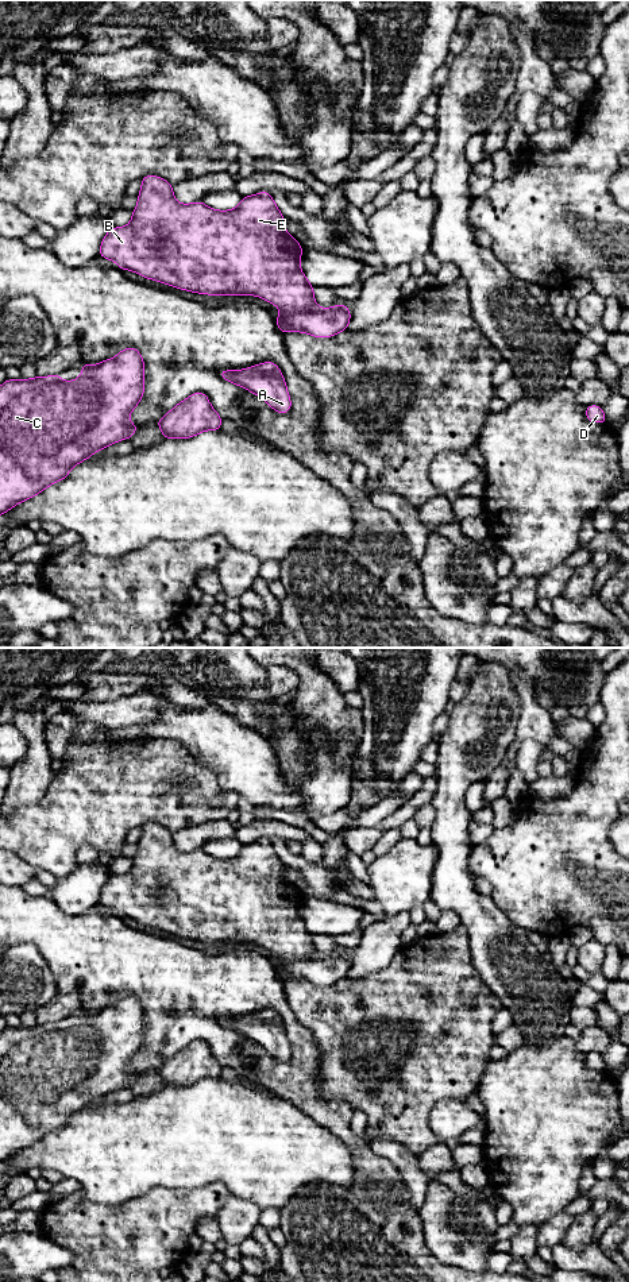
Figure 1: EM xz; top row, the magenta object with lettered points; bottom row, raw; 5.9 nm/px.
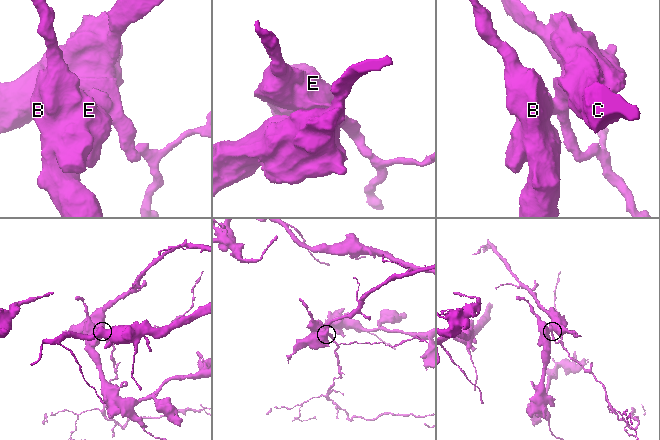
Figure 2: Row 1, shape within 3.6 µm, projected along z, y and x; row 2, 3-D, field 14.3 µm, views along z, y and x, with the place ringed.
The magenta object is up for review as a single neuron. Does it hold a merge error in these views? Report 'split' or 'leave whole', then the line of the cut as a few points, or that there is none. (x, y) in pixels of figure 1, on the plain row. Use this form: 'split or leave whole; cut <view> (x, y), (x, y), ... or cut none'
split; cut xz (317, 954), (309, 958), (282, 960)

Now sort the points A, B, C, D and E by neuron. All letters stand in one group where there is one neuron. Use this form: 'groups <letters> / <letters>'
groups A C D / B E

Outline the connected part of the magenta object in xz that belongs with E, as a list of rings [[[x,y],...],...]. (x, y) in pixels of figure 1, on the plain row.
[[[157,823],[142,827],[138,853],[132,858],[131,870],[121,876],[111,874],[100,892],[99,903],[115,908],[121,918],[131,918],[139,923],[193,941],[209,943],[248,942],[258,943],[282,959],[302,959],[319,955],[314,935],[300,916],[302,895],[285,877],[285,865],[277,856],[270,839],[261,839],[243,845],[231,858],[216,858],[202,849],[178,852],[173,842],[173,833]]]

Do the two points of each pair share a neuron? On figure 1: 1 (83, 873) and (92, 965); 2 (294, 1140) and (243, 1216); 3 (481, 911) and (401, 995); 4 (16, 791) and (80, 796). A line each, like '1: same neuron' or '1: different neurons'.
1: different neurons
2: different neurons
3: different neurons
4: different neurons

